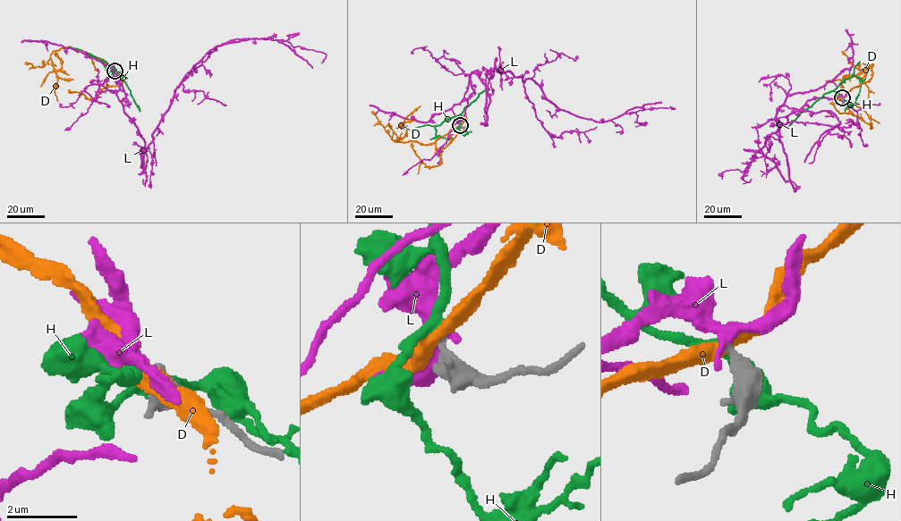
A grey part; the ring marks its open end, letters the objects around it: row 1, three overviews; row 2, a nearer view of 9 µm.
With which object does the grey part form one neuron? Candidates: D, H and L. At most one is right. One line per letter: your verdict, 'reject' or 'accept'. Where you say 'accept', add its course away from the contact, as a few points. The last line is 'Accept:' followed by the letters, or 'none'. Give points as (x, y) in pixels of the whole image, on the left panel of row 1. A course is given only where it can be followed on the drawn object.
D: reject
H: accept; it runs (115, 71), (89, 54), (103, 63), (108, 72), (106, 81)
L: reject
Accept: H

